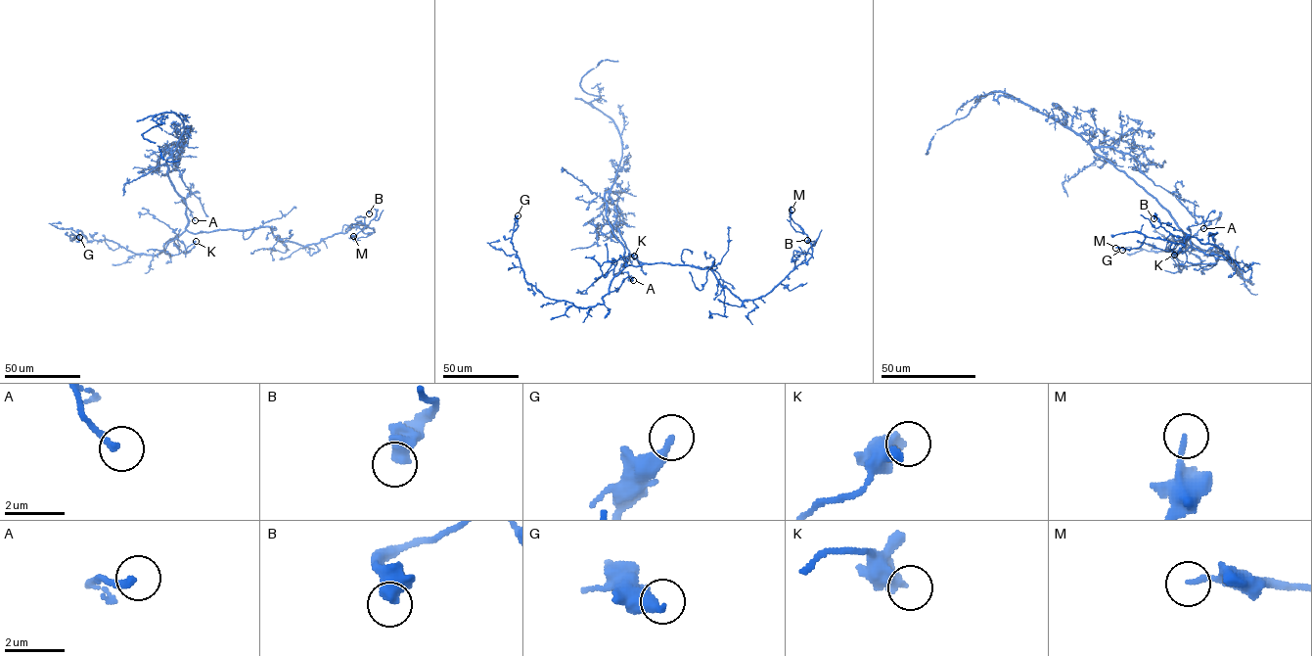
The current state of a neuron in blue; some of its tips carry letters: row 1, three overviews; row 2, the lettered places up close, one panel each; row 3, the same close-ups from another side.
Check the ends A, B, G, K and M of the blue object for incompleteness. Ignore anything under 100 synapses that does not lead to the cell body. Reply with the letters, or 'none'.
none

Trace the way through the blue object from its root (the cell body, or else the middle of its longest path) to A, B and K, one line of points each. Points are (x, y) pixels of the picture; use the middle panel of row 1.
A: (624, 257), (624, 247), (607, 216), (606, 192), (616, 211), (613, 227), (628, 251), (619, 270), (633, 280)
B: (624, 257), (624, 267), (664, 262), (709, 268), (742, 301), (754, 300), (804, 258), (815, 242), (807, 240)
K: (624, 257), (626, 264), (617, 274), (612, 269), (605, 277), (602, 275), (604, 262), (634, 256)

